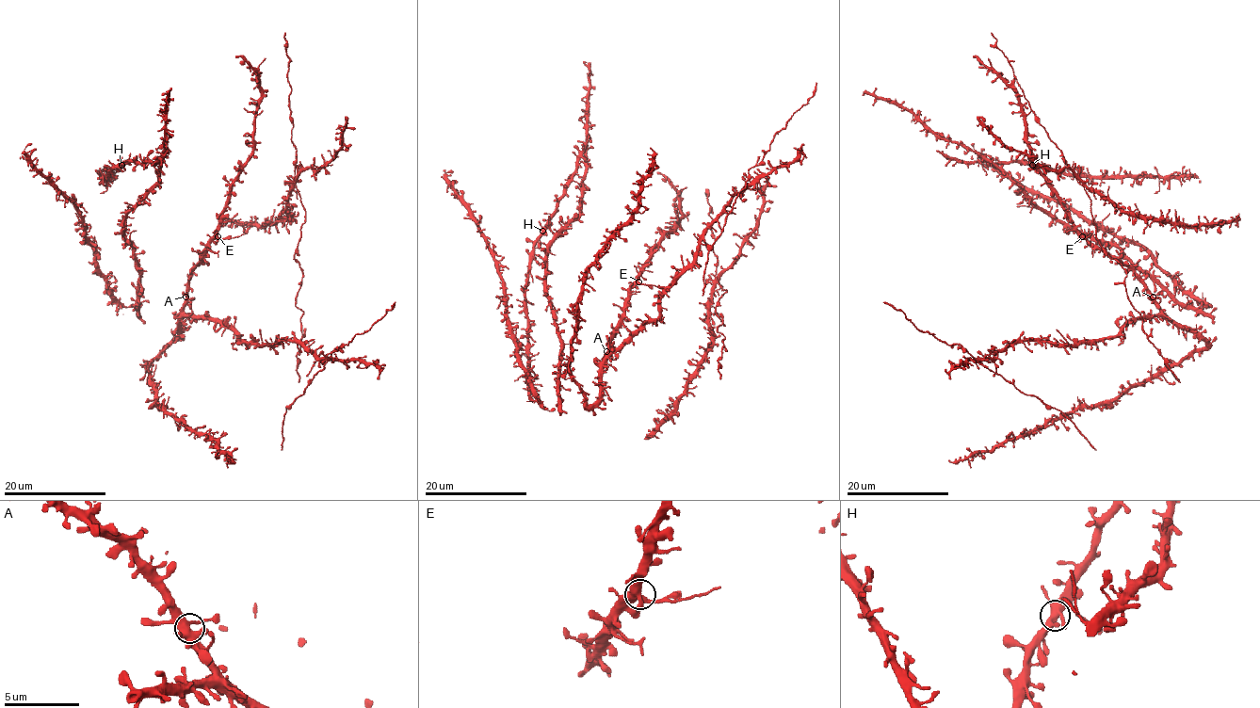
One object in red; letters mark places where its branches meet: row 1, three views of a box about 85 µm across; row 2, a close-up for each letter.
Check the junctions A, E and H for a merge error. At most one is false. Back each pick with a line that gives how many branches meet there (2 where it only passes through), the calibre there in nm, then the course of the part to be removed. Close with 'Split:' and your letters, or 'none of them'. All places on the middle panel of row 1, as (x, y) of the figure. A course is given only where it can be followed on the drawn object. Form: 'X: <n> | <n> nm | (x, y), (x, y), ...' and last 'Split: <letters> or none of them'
Split: none of them

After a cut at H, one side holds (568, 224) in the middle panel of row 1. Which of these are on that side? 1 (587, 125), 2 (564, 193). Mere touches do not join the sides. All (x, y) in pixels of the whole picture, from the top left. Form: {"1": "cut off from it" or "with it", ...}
{"1": "with it", "2": "cut off from it"}

